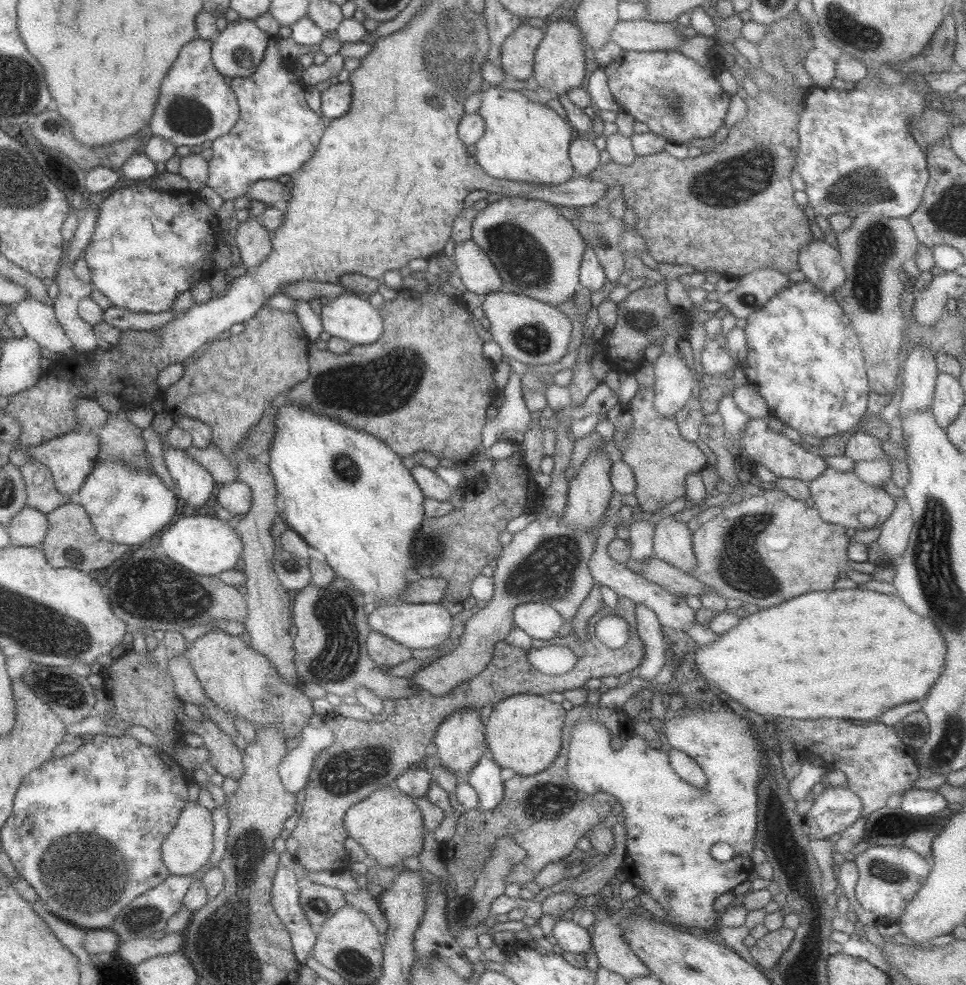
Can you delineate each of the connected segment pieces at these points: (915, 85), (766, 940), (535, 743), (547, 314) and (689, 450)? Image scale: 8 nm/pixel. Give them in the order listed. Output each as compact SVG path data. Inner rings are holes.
M923 76L907 78L907 82L904 82L901 86L889 86L881 82L874 87L856 88L853 90L836 90L833 87L811 87L807 90L802 103L803 112L800 113L799 152L796 157L795 168L806 184L805 192L809 203L815 211L815 215L824 216L824 218L828 219L832 214L851 214L856 216L860 213L875 213L884 214L889 218L908 218L918 209L920 201L922 201L922 195L924 195L924 189L926 189L929 181L929 172L926 154L912 137L911 130L908 128L908 122L930 109L929 102L927 102L930 94L931 87L924 80Z
M784 926L769 931L769 933L756 941L751 949L751 955L765 968L774 968L784 950L788 949L794 940L795 931Z
M516 694L497 703L485 725L492 760L500 768L512 768L516 775L532 776L546 770L559 755L566 711L549 696L536 694Z
M502 291L482 296L482 307L490 321L489 331L493 341L500 345L505 357L544 366L549 370L567 355L567 346L572 336L572 320L558 307L522 294Z
M640 386L628 409L632 413L632 432L624 436L615 430L615 446L622 452L622 460L632 468L636 487L635 496L642 510L652 514L686 494L686 476L706 467L706 455L694 442L686 440L679 431L675 418L664 418L654 408L655 386Z

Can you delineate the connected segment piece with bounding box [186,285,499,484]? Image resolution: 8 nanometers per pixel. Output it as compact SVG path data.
M428 285L426 292L406 288L396 291L396 297L386 300L378 313L382 317L384 330L376 342L353 345L347 354L342 355L319 350L314 341L310 342L310 376L287 391L276 405L266 406L260 422L255 424L236 448L234 458L226 458L226 466L222 466L224 456L213 442L206 448L192 444L186 449L186 454L211 472L215 482L234 482L238 478L238 461L242 457L254 459L262 456L264 462L268 462L268 448L270 442L274 442L274 416L278 416L281 405L294 404L326 414L338 422L345 422L351 429L372 434L390 446L399 457L413 456L418 450L424 450L439 459L470 464L474 450L483 444L482 430L489 418L486 410L499 392L494 383L496 367L483 354L485 341L476 333L470 312L460 299L442 290L435 292L433 286Z

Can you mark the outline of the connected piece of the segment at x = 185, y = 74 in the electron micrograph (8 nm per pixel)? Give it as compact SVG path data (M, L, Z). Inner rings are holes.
M200 37L187 42L182 48L182 52L174 61L170 68L168 78L164 78L160 88L160 94L152 118L149 122L150 131L153 136L160 136L176 147L180 146L201 146L206 141L216 141L233 130L233 126L240 118L239 105L237 97L226 84L224 76L216 70L211 59L211 48L213 40L204 40Z

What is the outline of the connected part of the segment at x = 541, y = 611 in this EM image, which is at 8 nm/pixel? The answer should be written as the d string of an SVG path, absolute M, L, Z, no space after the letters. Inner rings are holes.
M539 602L519 604L514 610L515 627L536 639L559 636L565 619L550 605Z

